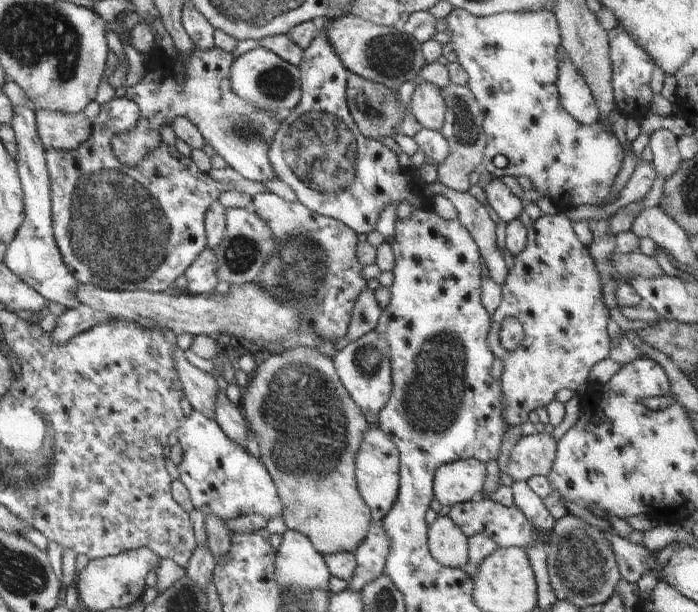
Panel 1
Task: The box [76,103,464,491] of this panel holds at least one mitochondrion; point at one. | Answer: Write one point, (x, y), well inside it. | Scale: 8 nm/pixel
(332, 181)

